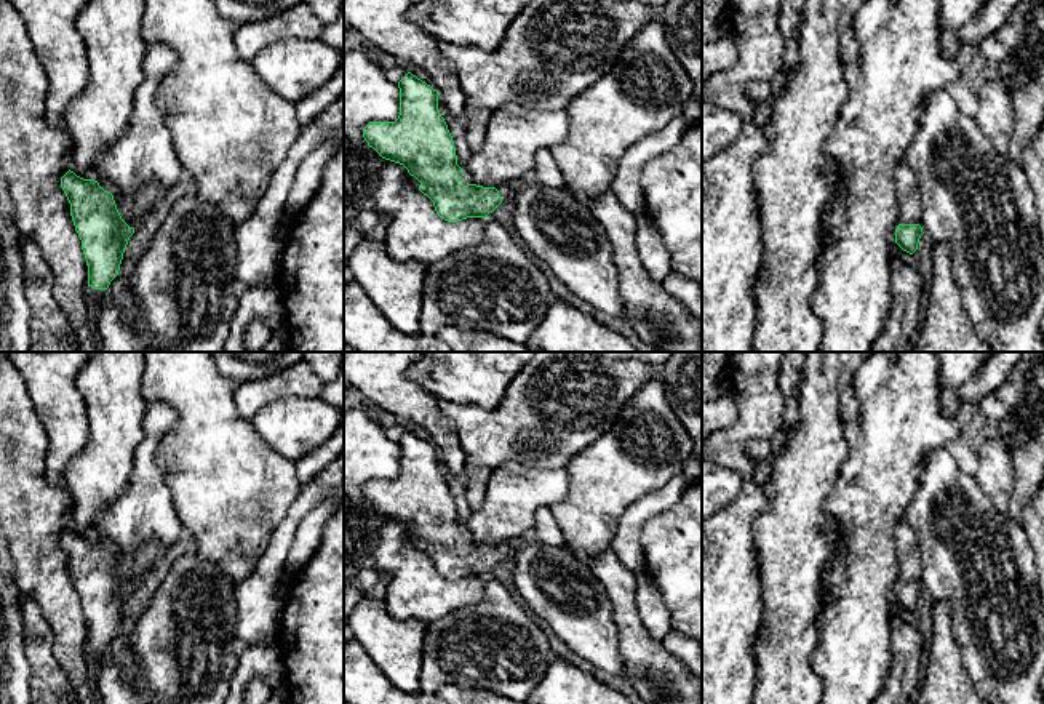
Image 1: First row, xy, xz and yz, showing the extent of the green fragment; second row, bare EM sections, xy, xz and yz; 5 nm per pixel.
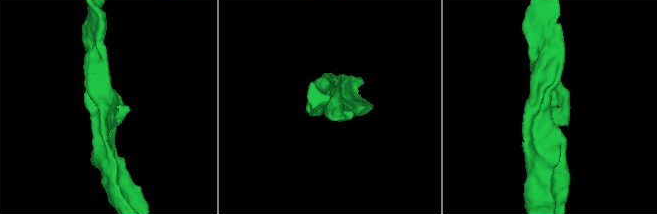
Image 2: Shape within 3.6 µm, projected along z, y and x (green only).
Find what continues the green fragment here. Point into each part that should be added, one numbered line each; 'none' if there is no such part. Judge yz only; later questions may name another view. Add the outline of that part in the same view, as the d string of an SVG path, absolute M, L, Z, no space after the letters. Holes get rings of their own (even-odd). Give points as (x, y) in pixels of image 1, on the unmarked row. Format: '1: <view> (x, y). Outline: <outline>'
1: yz (907, 548). Outline: M903 518L895 523L894 542L900 565L899 582L919 582L921 550L913 528Z

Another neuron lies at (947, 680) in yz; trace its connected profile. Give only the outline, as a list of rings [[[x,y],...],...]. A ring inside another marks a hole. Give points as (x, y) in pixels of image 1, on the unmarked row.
[[[929,600],[932,606],[932,643],[924,682],[911,704],[988,704],[964,667],[950,603]]]

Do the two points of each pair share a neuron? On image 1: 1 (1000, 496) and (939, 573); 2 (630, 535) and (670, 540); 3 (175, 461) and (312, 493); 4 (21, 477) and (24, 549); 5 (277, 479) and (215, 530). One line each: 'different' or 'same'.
1: different
2: different
3: different
4: same
5: same

